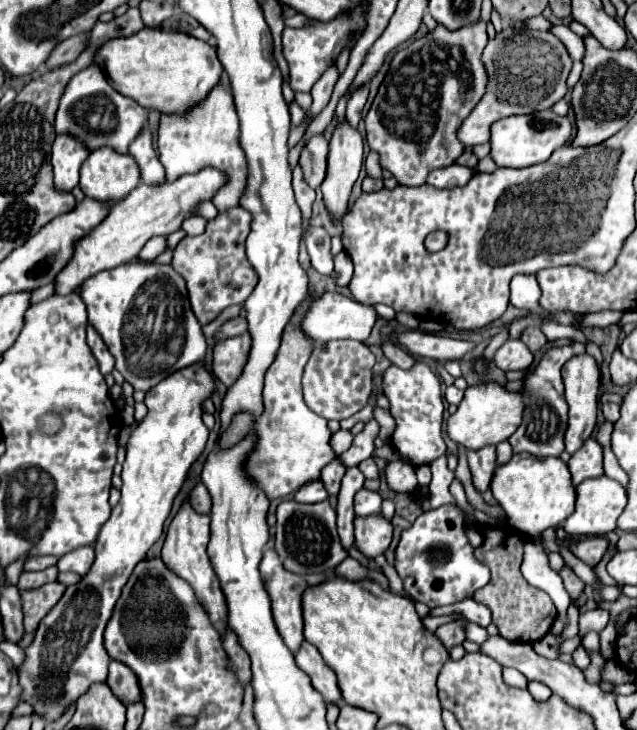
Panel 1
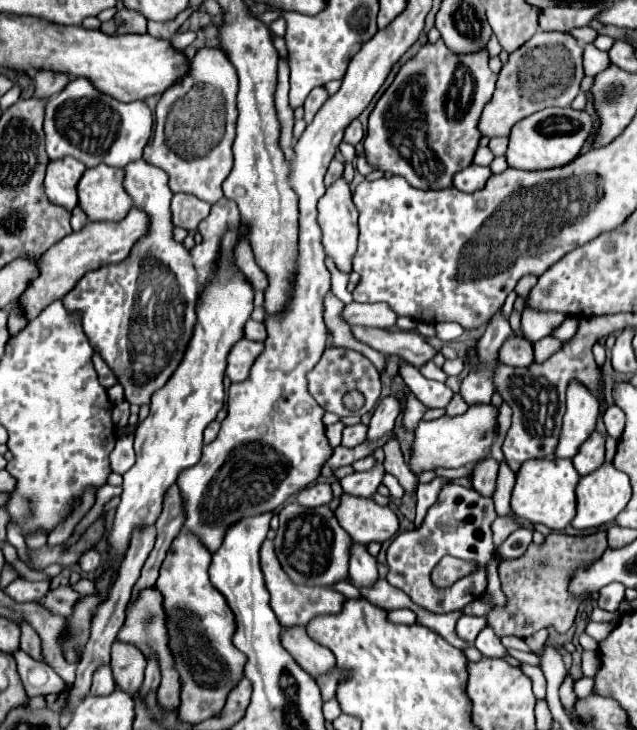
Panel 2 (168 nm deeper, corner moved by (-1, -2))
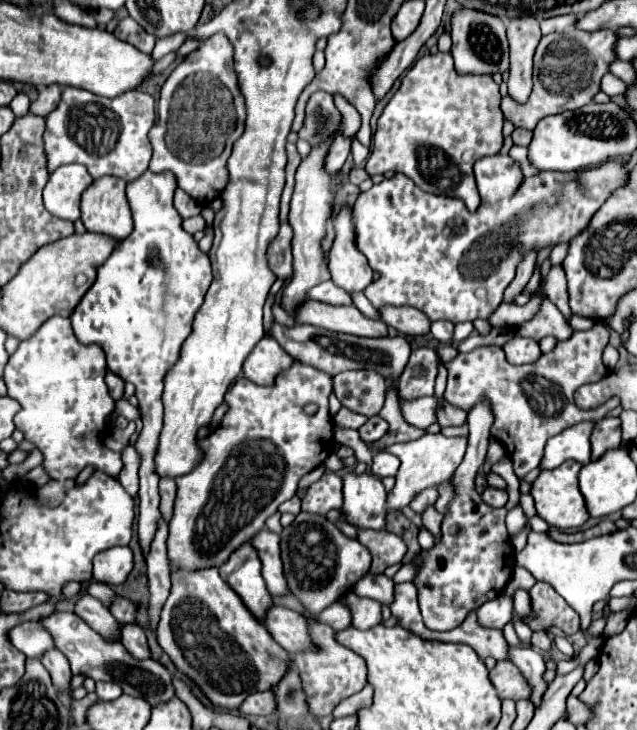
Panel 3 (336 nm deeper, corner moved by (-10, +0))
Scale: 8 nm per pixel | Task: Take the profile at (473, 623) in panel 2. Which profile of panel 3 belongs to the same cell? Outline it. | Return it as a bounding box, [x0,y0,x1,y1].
[478,594,512,630]

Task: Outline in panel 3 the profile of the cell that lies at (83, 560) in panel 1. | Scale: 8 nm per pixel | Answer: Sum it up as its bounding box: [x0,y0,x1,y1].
[94,546,132,584]

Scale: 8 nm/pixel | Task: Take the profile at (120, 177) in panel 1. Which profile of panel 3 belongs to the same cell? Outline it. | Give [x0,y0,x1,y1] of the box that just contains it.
[82,176,132,240]

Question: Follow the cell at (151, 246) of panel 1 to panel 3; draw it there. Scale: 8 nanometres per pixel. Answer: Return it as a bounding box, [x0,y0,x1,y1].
[182,216,206,234]

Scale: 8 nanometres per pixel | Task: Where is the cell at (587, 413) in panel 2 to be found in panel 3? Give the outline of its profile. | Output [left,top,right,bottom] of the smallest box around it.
[542,420,596,468]

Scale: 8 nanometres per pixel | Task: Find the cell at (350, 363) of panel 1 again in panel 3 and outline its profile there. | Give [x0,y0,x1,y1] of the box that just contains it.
[332,370,386,416]

